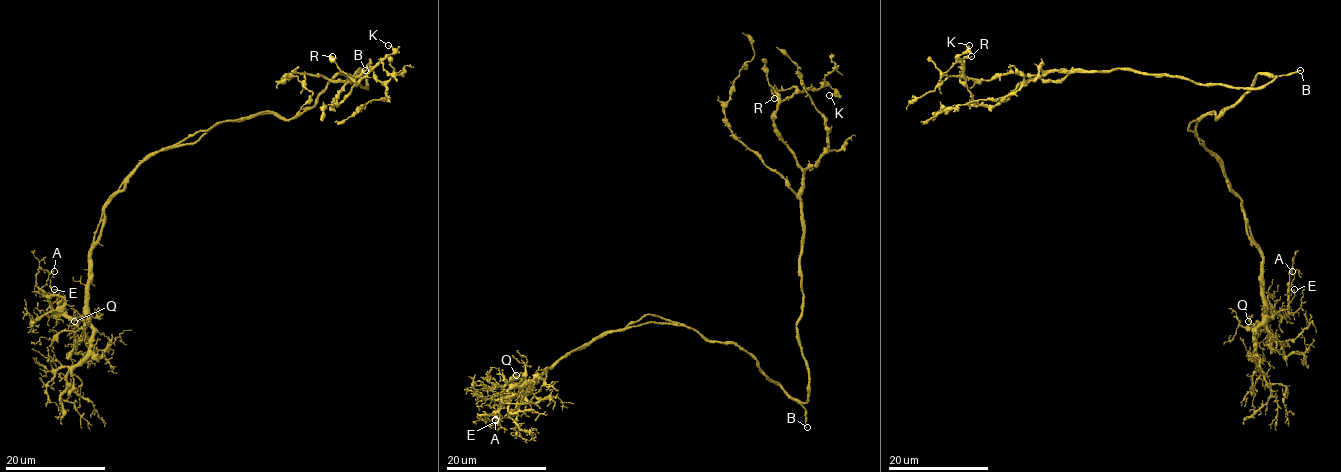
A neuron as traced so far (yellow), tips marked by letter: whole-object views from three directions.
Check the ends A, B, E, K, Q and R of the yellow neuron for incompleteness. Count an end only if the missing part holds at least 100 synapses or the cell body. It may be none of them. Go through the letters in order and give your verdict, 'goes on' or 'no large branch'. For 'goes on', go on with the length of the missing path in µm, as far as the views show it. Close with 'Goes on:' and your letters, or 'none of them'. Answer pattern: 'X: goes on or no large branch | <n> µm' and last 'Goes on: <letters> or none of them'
A: no large branch
B: goes on | 80 µm
E: no large branch
K: no large branch
Q: no large branch
R: no large branch
Goes on: B

